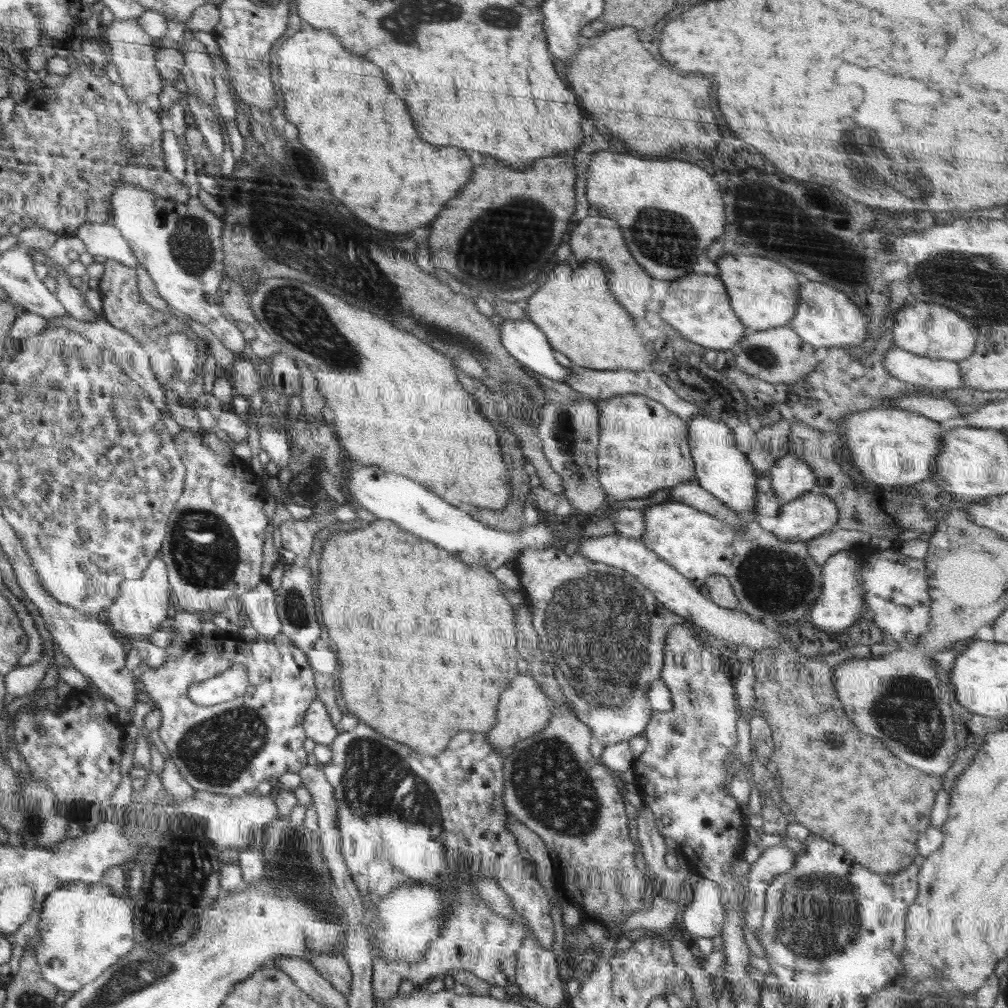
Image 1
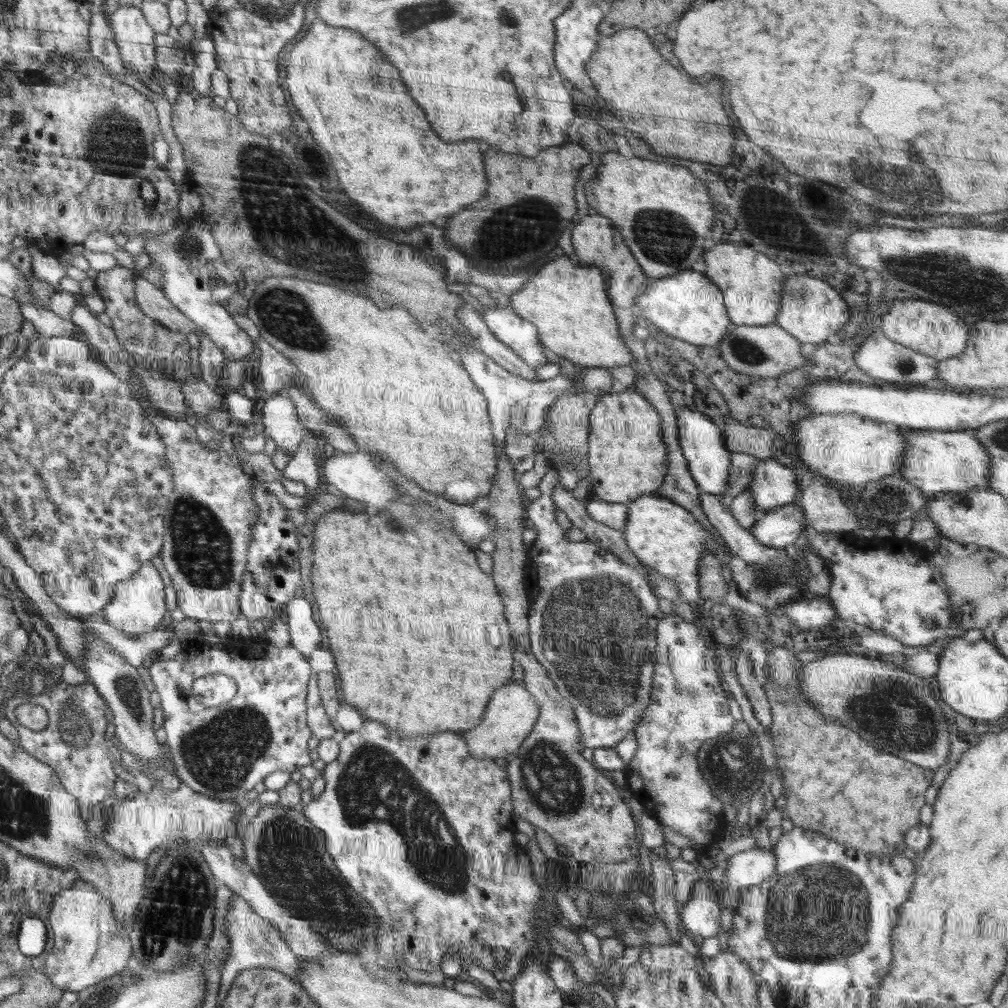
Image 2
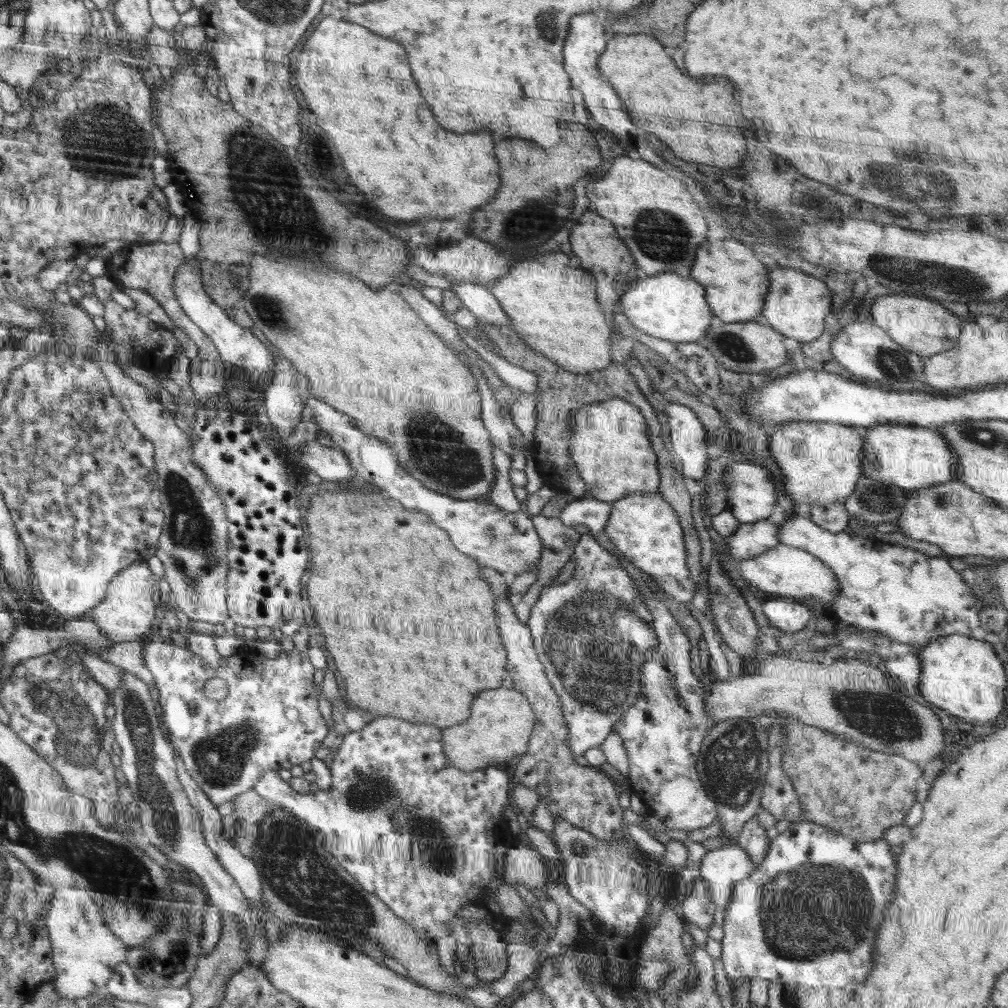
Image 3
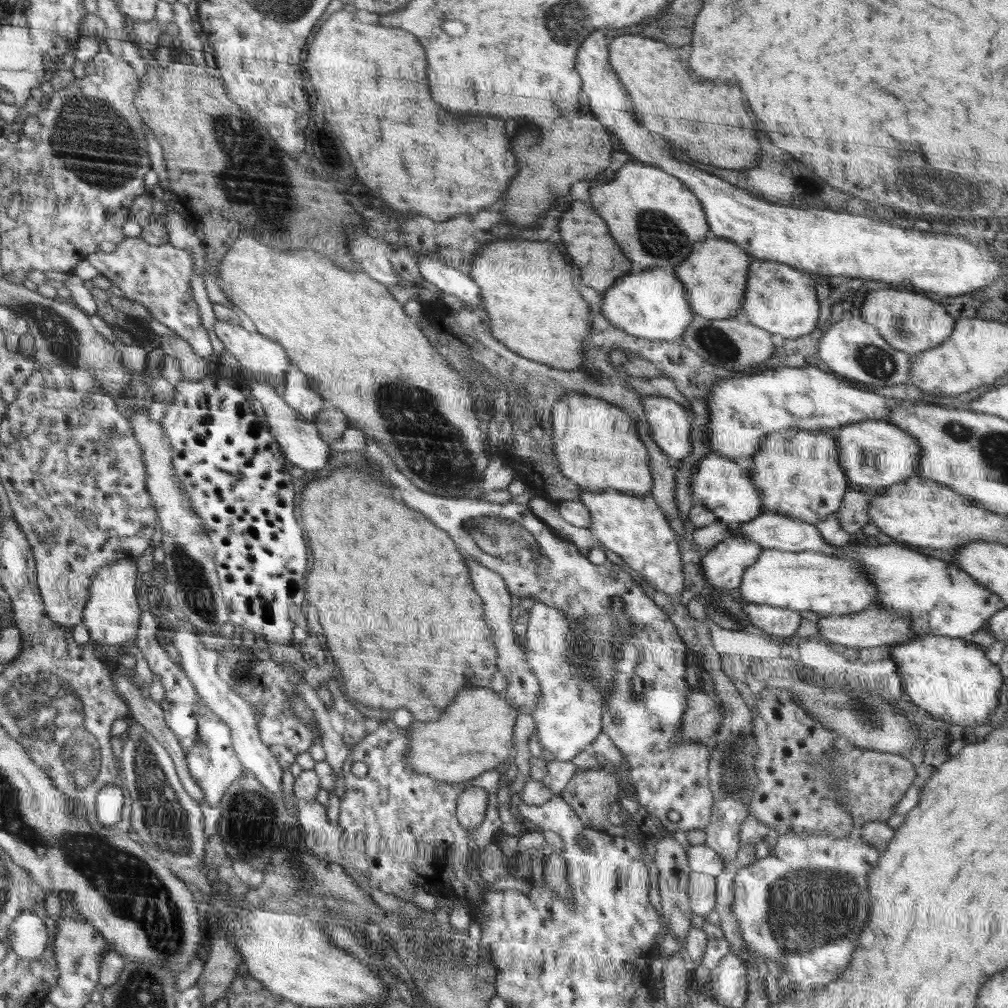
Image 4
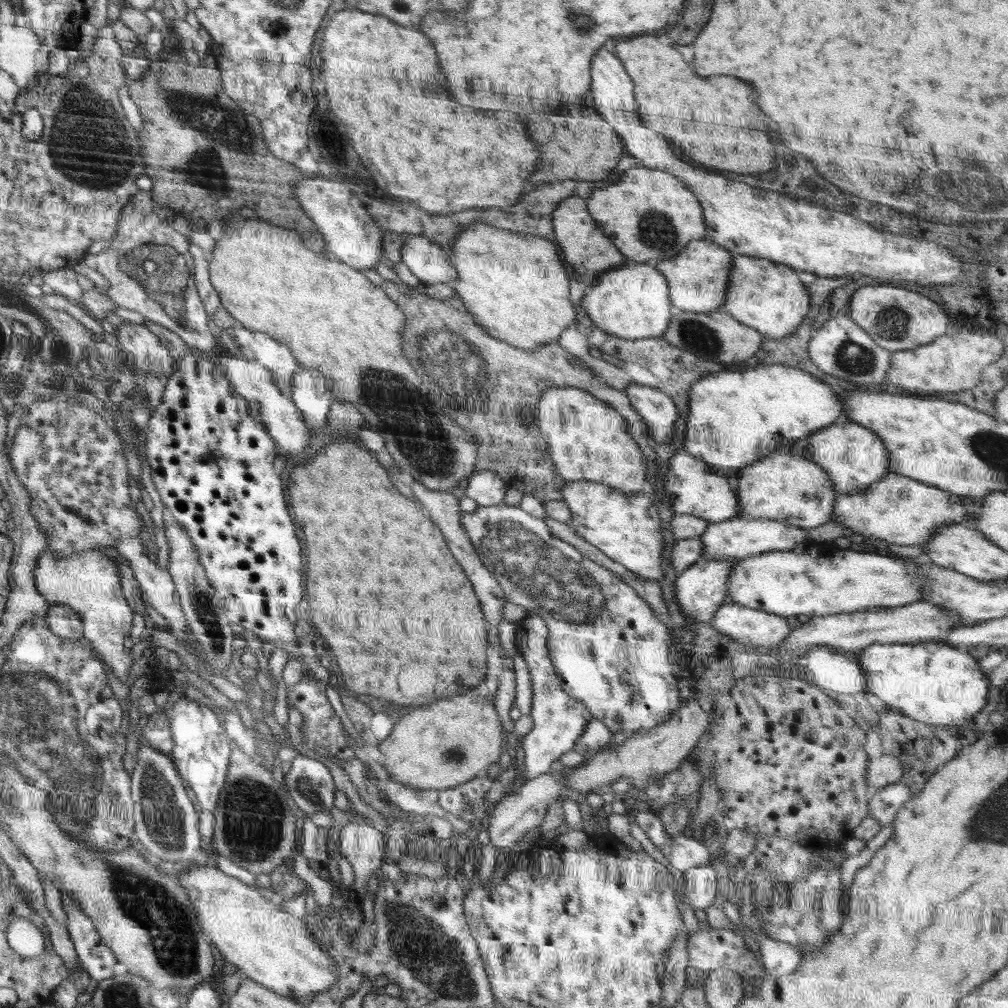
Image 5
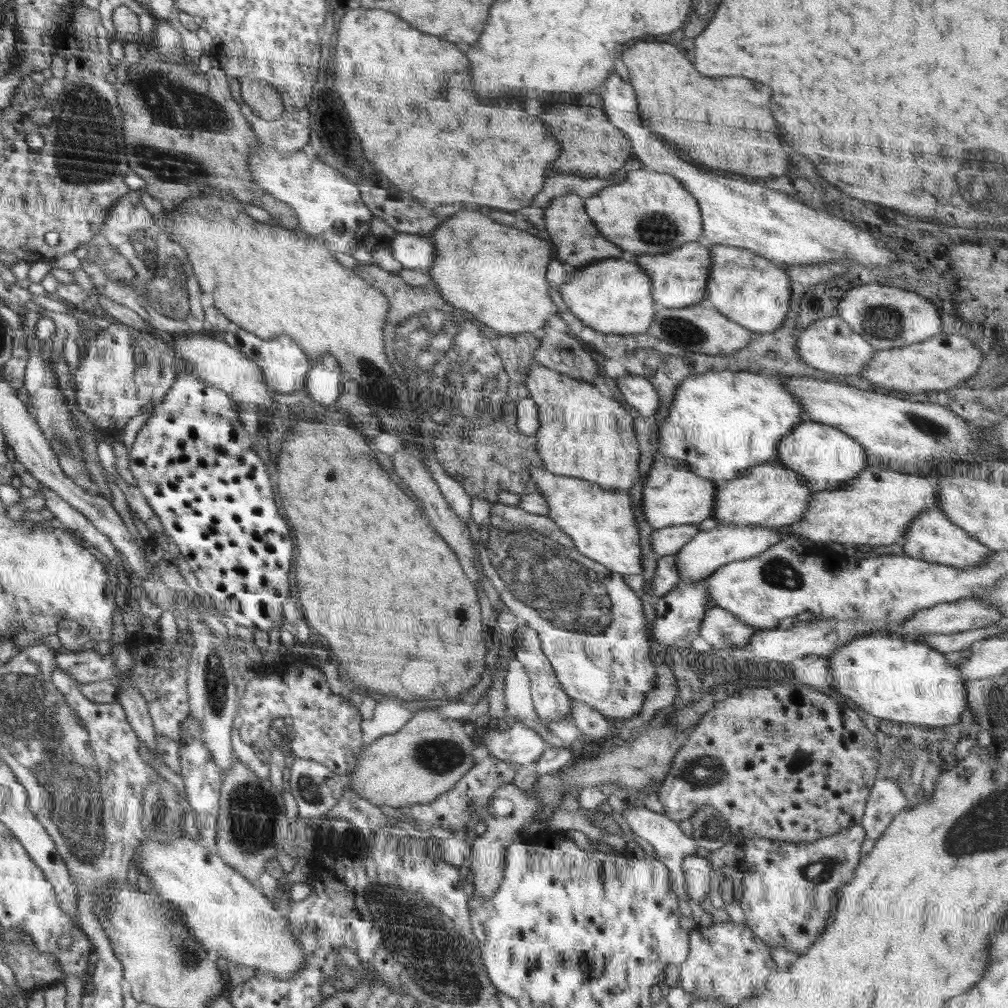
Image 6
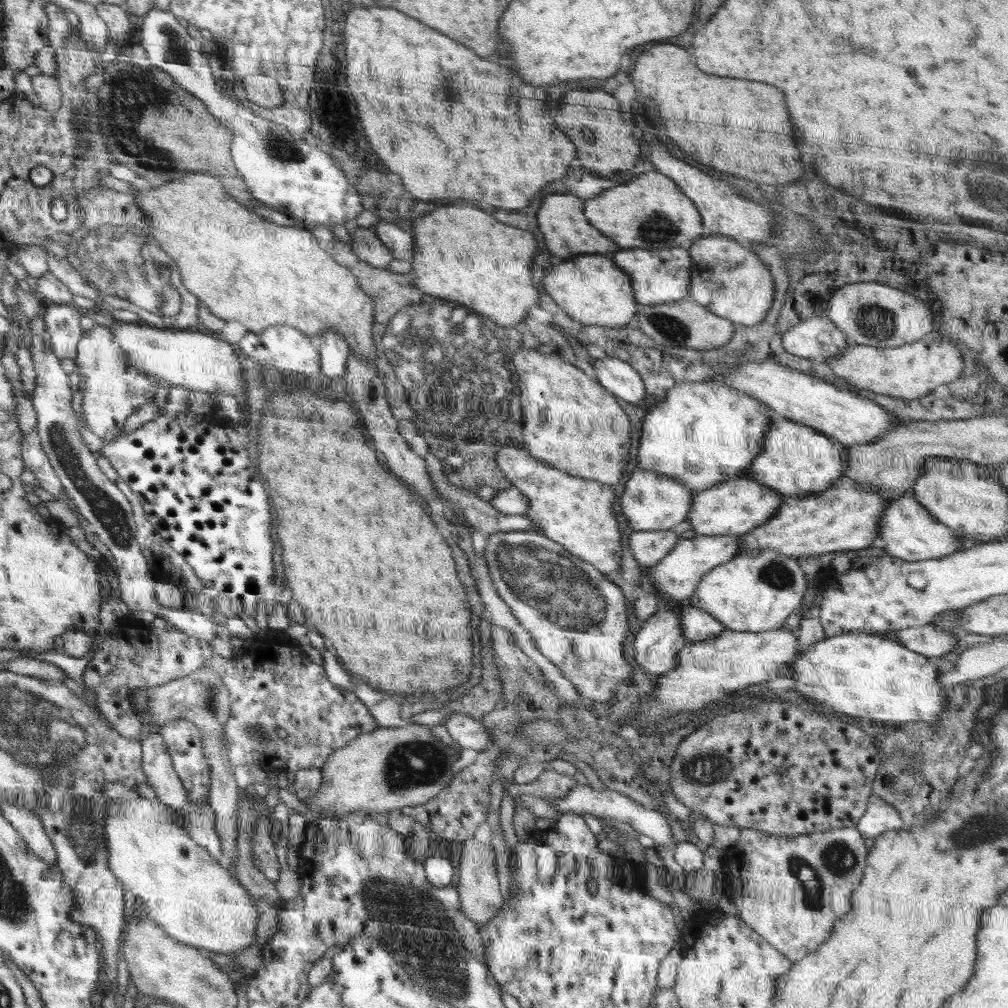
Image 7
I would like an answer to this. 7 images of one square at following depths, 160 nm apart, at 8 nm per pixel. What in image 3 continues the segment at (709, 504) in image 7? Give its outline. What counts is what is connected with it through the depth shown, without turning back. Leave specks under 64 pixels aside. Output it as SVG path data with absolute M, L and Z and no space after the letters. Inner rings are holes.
M790 422L781 424L770 435L769 451L772 460L782 472L784 494L795 504L830 506L835 502L843 503L855 489L858 478L864 476L863 442L869 427L844 425L836 422Z

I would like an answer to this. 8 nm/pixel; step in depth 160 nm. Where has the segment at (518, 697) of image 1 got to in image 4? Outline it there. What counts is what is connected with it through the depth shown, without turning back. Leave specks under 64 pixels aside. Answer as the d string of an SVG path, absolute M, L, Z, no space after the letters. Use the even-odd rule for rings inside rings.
M490 686L464 690L438 722L414 722L411 730L410 753L406 761L419 774L430 774L438 782L462 782L494 770L515 750L514 724L519 708L508 704Z

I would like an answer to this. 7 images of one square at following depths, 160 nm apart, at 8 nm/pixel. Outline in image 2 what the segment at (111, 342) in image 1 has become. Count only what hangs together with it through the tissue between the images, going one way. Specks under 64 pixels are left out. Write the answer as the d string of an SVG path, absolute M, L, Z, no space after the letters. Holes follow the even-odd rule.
M28 303L20 307L21 315L34 325L36 332L44 337L50 336L74 336L75 333L83 332L71 321L70 317L64 318L56 315L48 309L36 308Z

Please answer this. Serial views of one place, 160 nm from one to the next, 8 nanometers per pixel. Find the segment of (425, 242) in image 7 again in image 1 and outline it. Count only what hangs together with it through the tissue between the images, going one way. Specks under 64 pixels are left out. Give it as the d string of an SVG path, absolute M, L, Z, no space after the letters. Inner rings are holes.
M590 260L577 269L572 269L568 262L559 264L552 270L552 276L544 286L533 292L524 304L526 318L544 331L553 350L565 354L578 367L591 370L640 370L654 361L651 343L643 343L642 336L636 330L637 322L624 307L614 300L606 284L606 275L601 266Z

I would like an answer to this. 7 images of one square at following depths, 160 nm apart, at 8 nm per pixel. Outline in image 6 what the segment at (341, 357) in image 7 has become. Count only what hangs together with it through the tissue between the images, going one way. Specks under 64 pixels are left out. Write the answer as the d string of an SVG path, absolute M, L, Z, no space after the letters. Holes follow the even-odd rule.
M331 355L318 357L307 375L308 396L321 404L322 408L335 403L341 393L342 370Z

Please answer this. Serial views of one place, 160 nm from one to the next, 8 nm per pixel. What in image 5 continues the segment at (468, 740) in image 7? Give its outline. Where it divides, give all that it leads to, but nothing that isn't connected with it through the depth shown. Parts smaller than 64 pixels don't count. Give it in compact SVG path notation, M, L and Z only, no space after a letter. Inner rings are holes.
M527 616L517 622L516 641L518 652L526 662L533 690L532 707L530 715L534 720L534 726L520 741L522 752L525 756L525 765L528 771L527 778L533 779L542 773L552 771L551 764L564 754L564 751L574 749L575 742L584 732L592 715L585 704L577 698L568 696L563 691L561 679L552 666L550 655L548 655L548 627L541 617Z

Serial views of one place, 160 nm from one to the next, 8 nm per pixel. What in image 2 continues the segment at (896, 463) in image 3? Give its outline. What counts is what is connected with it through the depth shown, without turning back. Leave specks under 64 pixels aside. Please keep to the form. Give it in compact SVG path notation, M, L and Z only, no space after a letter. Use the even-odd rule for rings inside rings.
M975 429L941 431L908 431L907 447L903 452L899 474L912 486L916 486L926 495L935 496L946 491L969 491L989 488L989 457L987 448L975 437Z

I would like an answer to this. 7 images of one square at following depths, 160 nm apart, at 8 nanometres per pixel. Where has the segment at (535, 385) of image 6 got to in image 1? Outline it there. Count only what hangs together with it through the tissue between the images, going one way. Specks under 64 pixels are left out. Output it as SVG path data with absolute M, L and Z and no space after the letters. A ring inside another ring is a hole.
M642 394L616 395L595 403L600 427L596 475L612 501L644 498L655 490L694 480L686 420Z

